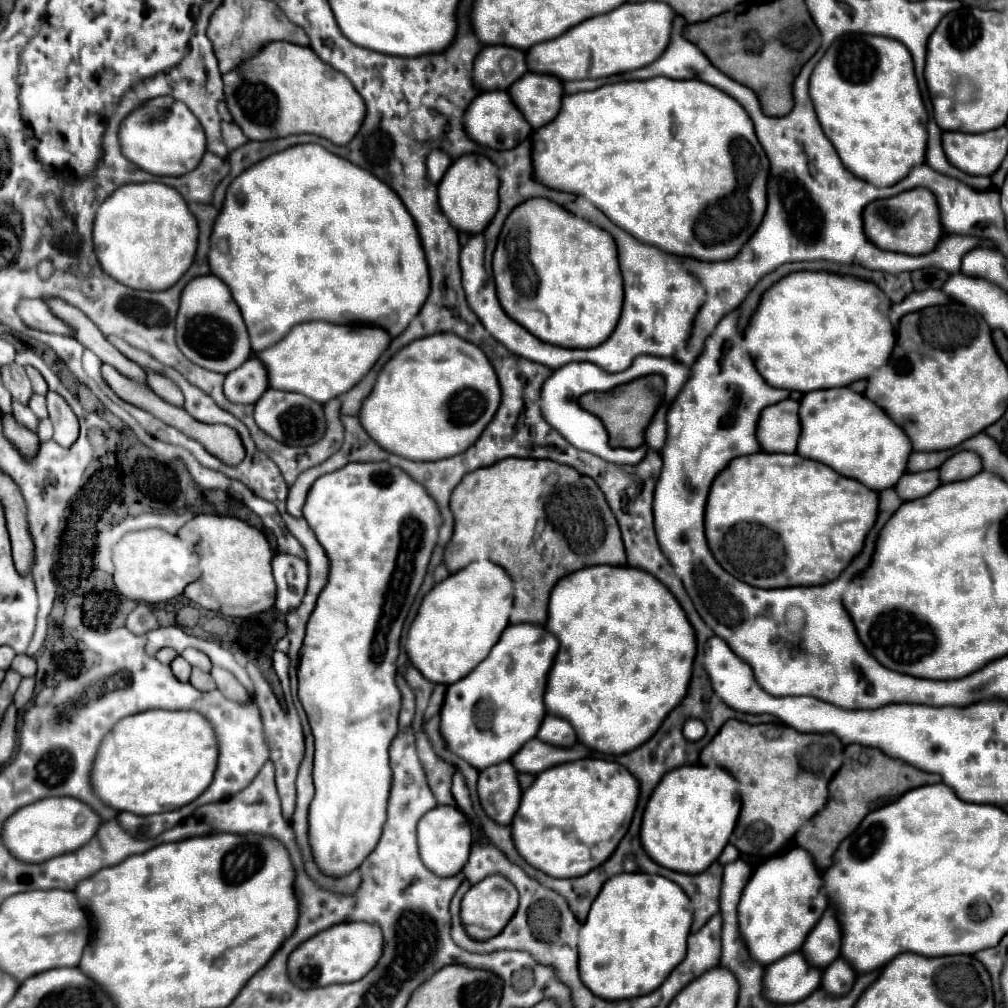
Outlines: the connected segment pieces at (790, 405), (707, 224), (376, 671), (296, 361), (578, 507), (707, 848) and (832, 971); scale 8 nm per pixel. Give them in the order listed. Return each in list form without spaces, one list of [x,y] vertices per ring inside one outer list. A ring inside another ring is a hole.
[[[783,400],[765,408],[757,420],[757,442],[763,452],[793,454],[799,436],[797,400]]]
[[[629,80],[605,84],[593,92],[563,96],[557,118],[535,130],[531,140],[535,180],[541,180],[541,184],[557,192],[585,196],[633,238],[675,256],[707,262],[729,260],[751,238],[765,214],[769,162],[755,138],[753,122],[739,102],[701,80]],[[735,142],[749,142],[749,148],[755,150],[757,168],[747,186],[747,210],[705,210],[737,188],[739,180],[731,150]]]
[[[351,462],[347,466],[343,466],[341,470],[335,470],[331,474],[325,474],[321,478],[317,478],[313,482],[313,488],[309,488],[309,496],[305,500],[303,506],[303,518],[307,520],[309,528],[315,532],[317,540],[321,542],[321,546],[325,548],[329,560],[331,560],[331,572],[329,572],[329,582],[323,588],[323,592],[319,594],[317,606],[309,618],[307,624],[307,634],[299,652],[299,670],[297,670],[297,678],[299,678],[299,700],[307,712],[313,736],[315,736],[315,768],[313,768],[313,782],[315,782],[315,798],[311,802],[309,808],[309,844],[311,844],[311,852],[313,852],[313,860],[319,866],[319,870],[327,876],[333,878],[341,878],[351,874],[353,870],[359,868],[359,864],[373,852],[373,848],[379,842],[381,836],[381,828],[383,822],[387,818],[387,796],[389,796],[389,786],[391,786],[391,768],[389,768],[389,756],[387,756],[387,748],[391,744],[391,740],[397,734],[397,714],[399,714],[399,706],[401,706],[401,694],[399,688],[395,684],[395,660],[399,654],[399,636],[403,630],[403,620],[415,600],[415,594],[425,578],[427,572],[427,564],[433,552],[433,546],[437,542],[437,532],[441,526],[441,514],[437,510],[437,504],[433,502],[433,498],[429,498],[429,494],[425,492],[425,488],[421,488],[421,484],[417,484],[415,480],[411,480],[401,468],[395,468],[387,462]],[[405,548],[405,562],[399,562],[399,552]]]
[[[309,322],[297,324],[281,344],[265,348],[265,352],[255,352],[267,372],[269,388],[281,388],[285,392],[301,392],[319,404],[337,398],[339,394],[353,388],[367,370],[375,364],[381,352],[387,348],[389,336],[379,326],[341,326],[329,322]]]
[[[505,458],[493,466],[473,470],[461,478],[461,484],[453,490],[451,512],[455,518],[453,536],[443,552],[443,564],[453,574],[465,568],[469,562],[485,558],[485,532],[487,532],[487,560],[499,564],[509,572],[515,582],[515,602],[509,616],[509,624],[535,624],[543,626],[547,620],[549,592],[555,582],[579,568],[595,564],[625,564],[625,550],[619,534],[617,520],[611,518],[611,510],[603,492],[593,498],[585,494],[567,496],[565,490],[579,486],[581,474],[553,460],[523,460]],[[547,476],[555,476],[555,484],[545,484]],[[557,498],[557,526],[547,518],[545,504]],[[597,504],[597,510],[591,508]]]
[[[701,764],[681,766],[665,774],[665,780],[661,780],[661,784],[657,784],[653,794],[649,796],[649,808],[645,808],[641,820],[639,838],[649,858],[681,874],[701,874],[705,868],[709,868],[709,864],[713,864],[727,846],[739,816],[741,802],[735,788],[737,782],[733,780],[733,776],[717,766],[701,766]]]
[[[837,958],[833,964],[829,964],[823,970],[823,980],[821,986],[825,992],[833,992],[833,996],[845,996],[845,992],[851,990],[857,974],[849,964],[845,964],[843,958]]]

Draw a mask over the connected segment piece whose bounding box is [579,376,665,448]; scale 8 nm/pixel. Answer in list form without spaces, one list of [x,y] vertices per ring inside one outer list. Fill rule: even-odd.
[[[643,376],[637,380],[631,380],[627,384],[617,386],[609,392],[587,392],[579,398],[579,406],[591,414],[595,414],[607,434],[609,434],[609,446],[611,448],[637,448],[643,444],[643,430],[649,424],[653,412],[657,410],[661,402],[661,390],[665,388],[661,376]]]

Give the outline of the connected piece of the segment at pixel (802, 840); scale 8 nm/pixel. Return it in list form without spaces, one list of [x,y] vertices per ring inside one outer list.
[[[857,744],[847,746],[843,766],[837,770],[835,778],[829,782],[825,808],[819,810],[803,828],[795,832],[793,844],[797,848],[809,850],[817,870],[823,872],[825,868],[831,866],[831,856],[837,850],[837,844],[859,826],[859,822],[875,808],[873,804],[877,804],[883,796],[889,794],[889,800],[893,802],[895,798],[899,798],[901,794],[905,794],[911,788],[919,788],[925,784],[937,784],[937,782],[941,782],[941,776],[917,770],[901,760],[891,760],[885,754],[881,754],[879,750],[861,748]]]

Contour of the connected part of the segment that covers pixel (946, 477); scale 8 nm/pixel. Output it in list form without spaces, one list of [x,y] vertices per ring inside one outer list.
[[[957,452],[945,464],[939,468],[939,480],[941,484],[945,482],[955,482],[955,480],[965,480],[969,476],[975,476],[981,472],[981,460],[975,452]]]

